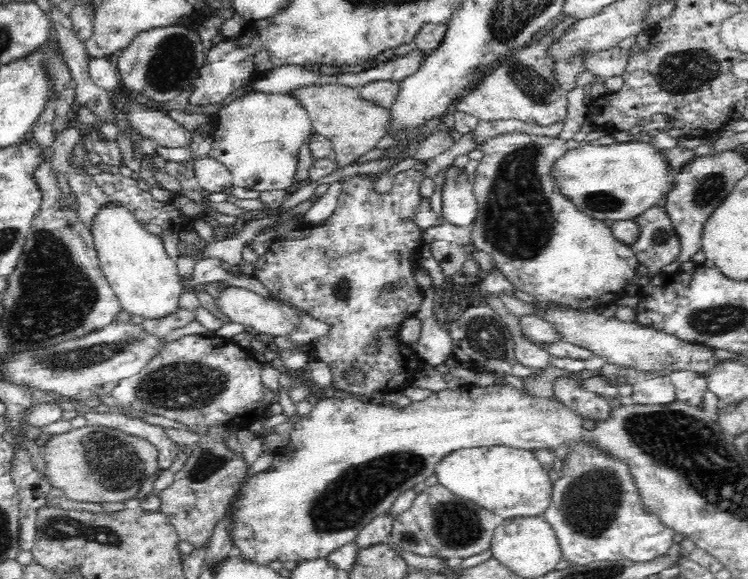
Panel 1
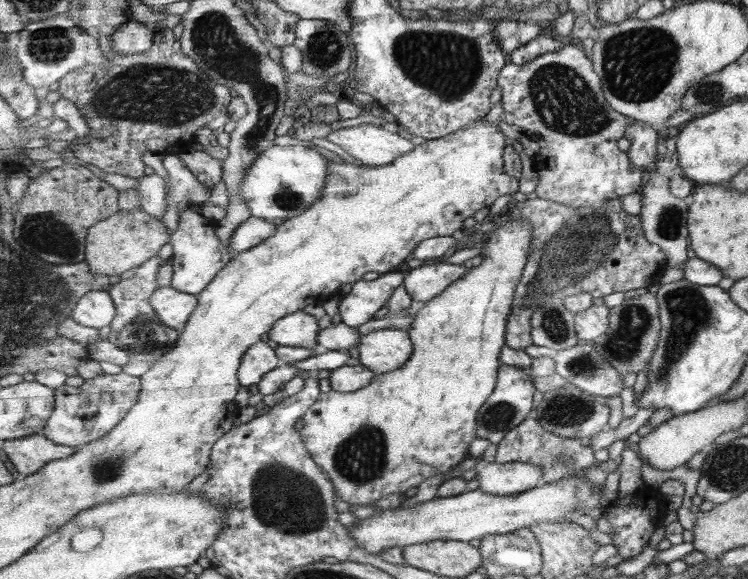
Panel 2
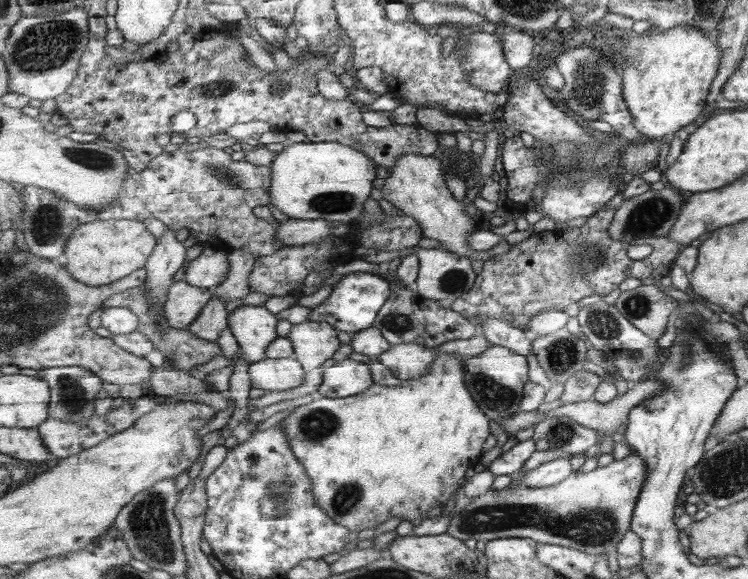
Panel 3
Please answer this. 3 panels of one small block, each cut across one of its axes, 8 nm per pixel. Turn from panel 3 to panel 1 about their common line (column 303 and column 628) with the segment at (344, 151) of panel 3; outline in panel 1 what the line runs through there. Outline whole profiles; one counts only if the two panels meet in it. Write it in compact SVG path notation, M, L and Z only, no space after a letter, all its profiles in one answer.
M635 140L599 146L588 142L584 146L568 149L554 160L550 175L552 181L556 181L558 193L572 201L582 213L596 220L604 221L609 218L616 221L634 219L666 196L672 188L672 177L667 176L668 170L668 163L657 148L649 142Z

